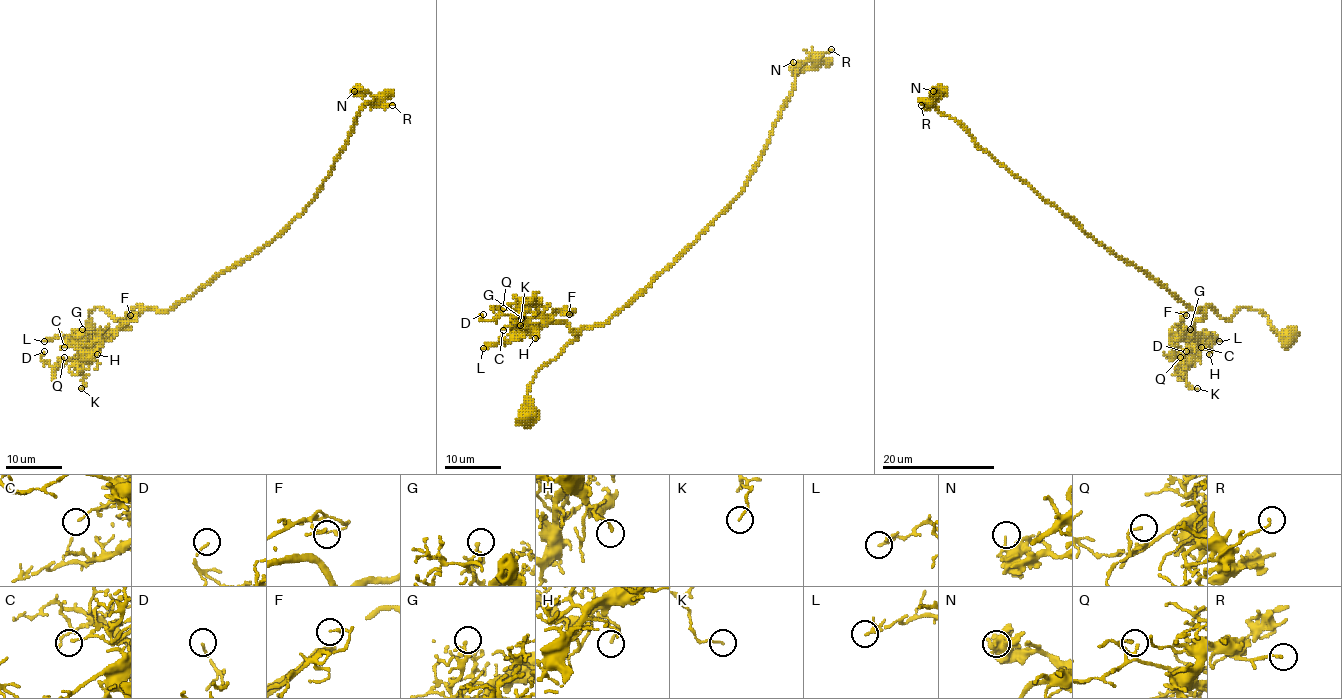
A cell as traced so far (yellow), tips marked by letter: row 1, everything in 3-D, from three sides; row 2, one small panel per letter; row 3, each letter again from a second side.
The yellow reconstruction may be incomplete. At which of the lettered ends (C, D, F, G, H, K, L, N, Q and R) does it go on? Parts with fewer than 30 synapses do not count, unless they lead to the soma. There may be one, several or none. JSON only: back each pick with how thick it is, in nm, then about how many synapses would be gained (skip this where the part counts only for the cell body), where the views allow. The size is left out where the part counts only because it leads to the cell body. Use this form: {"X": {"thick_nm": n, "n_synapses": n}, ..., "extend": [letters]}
{"D": {"thick_nm": 120, "n_synapses": 35}, "extend": ["D"]}

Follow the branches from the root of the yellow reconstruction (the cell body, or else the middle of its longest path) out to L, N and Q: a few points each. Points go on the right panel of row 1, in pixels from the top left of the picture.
L: (1112, 251), (1191, 309), (1198, 308), (1204, 316), (1194, 323), (1194, 332), (1204, 346), (1215, 334), (1219, 341)
N: (1112, 251), (1042, 199), (984, 151), (956, 120), (943, 115), (932, 102), (940, 95), (933, 91)
Q: (1112, 251), (1204, 316), (1194, 323), (1193, 350), (1184, 363), (1180, 357)

